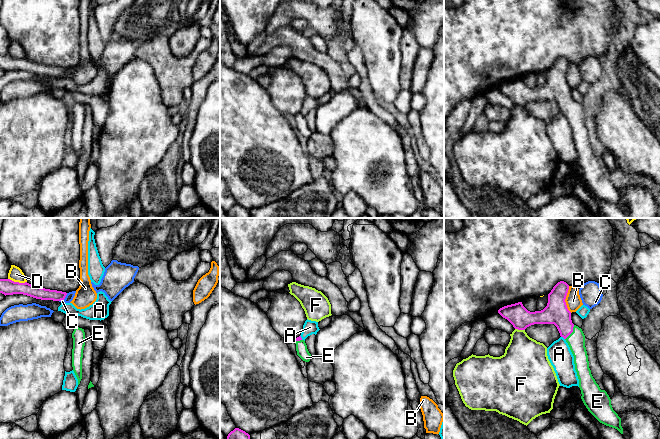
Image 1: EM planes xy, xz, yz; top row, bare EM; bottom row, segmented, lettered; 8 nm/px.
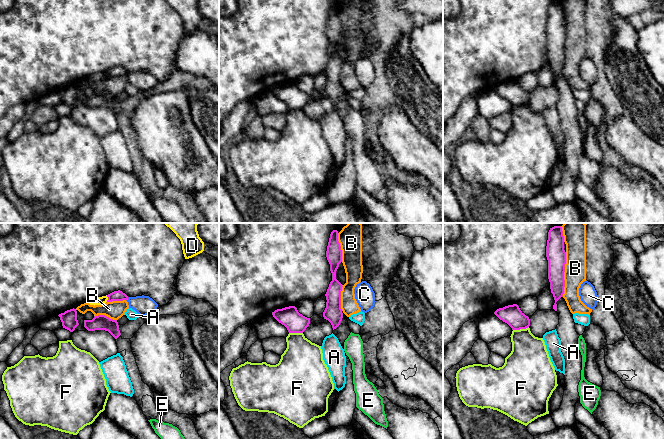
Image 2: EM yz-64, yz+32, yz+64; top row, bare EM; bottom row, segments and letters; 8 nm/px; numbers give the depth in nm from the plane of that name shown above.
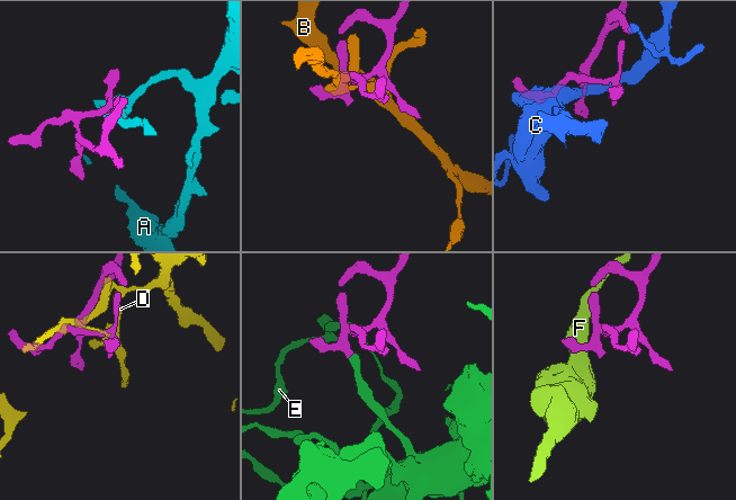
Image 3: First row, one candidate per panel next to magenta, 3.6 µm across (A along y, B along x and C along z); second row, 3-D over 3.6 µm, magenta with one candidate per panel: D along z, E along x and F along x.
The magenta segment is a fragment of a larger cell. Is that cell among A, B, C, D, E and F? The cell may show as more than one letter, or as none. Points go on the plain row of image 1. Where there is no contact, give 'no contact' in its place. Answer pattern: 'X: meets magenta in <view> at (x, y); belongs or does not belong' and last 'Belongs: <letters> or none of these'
A: meets magenta in yz at (563, 113); does not belong
B: meets magenta in yz at (565, 74); does not belong
C: meets magenta in xy at (64, 74); does not belong
D: meets magenta in xy at (17, 58); does not belong
E: meets magenta in yz at (572, 107); belongs
F: meets magenta in yz at (520, 105); does not belong
Belongs: E

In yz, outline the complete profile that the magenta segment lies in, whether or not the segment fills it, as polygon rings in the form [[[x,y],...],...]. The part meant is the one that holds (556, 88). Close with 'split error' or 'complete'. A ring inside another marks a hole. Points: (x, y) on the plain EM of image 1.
[[[558,58],[548,70],[547,82],[541,87],[530,88],[522,78],[518,78],[500,84],[498,89],[518,106],[525,106],[534,100],[554,100],[574,132],[584,181],[600,199],[615,204],[623,210],[621,194],[613,186],[609,171],[605,166],[600,165],[591,150],[585,111],[581,104],[572,99],[571,88],[565,78],[568,66],[569,61],[566,58]]]; split error

